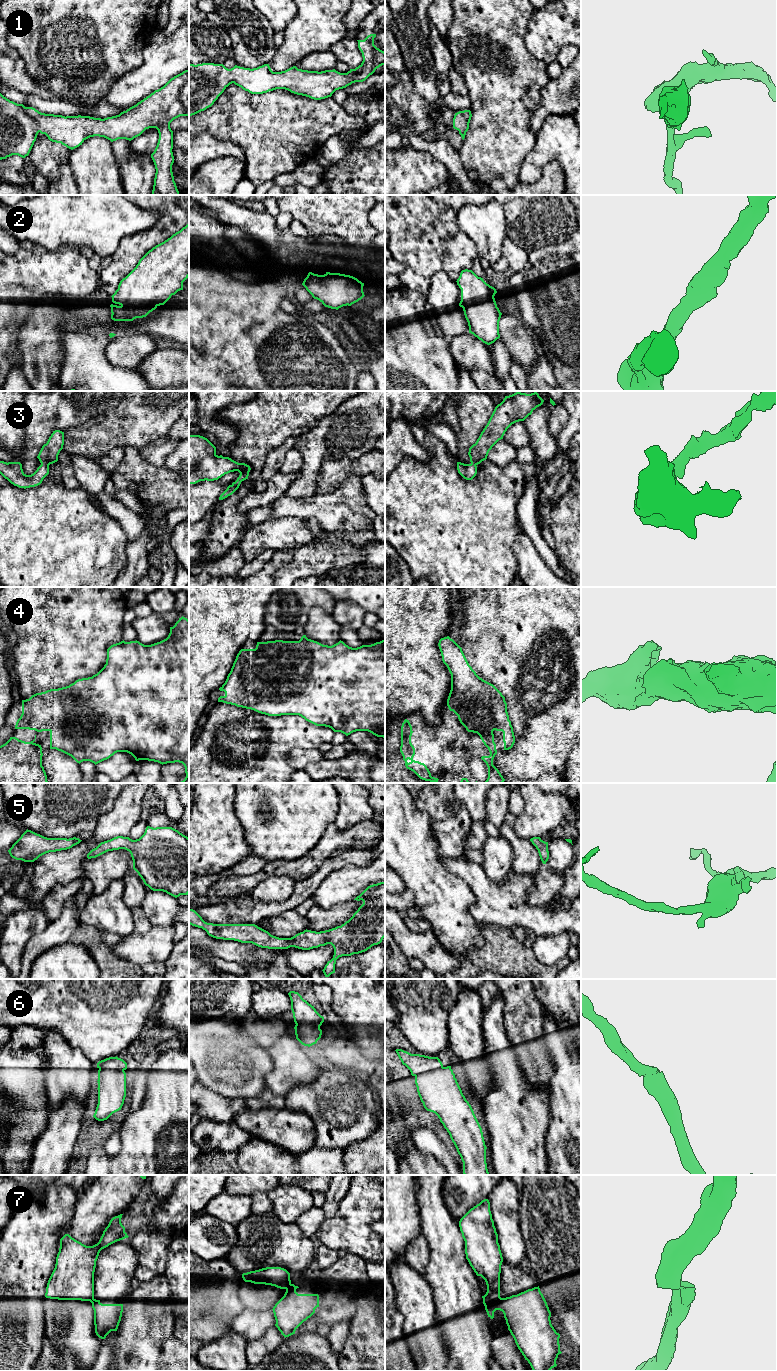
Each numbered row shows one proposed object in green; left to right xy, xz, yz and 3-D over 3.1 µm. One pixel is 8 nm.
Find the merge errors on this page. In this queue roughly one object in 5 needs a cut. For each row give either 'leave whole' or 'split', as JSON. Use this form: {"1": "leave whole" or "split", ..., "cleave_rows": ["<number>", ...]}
{"1": "leave whole", "2": "leave whole", "3": "leave whole", "4": "leave whole", "5": "leave whole", "6": "leave whole", "7": "split", "cleave_rows": ["7"]}

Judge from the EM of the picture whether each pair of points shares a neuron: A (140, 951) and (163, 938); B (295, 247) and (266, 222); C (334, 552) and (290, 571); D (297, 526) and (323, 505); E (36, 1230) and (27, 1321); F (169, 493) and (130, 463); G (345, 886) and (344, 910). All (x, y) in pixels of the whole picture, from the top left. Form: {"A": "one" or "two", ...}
{"A": "one", "B": "one", "C": "one", "D": "two", "E": "one", "F": "one", "G": "two"}

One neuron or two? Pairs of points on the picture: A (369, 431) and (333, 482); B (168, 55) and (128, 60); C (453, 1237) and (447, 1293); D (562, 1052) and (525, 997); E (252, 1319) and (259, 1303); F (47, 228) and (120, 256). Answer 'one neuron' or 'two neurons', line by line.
A: two neurons
B: two neurons
C: one neuron
D: two neurons
E: two neurons
F: two neurons

